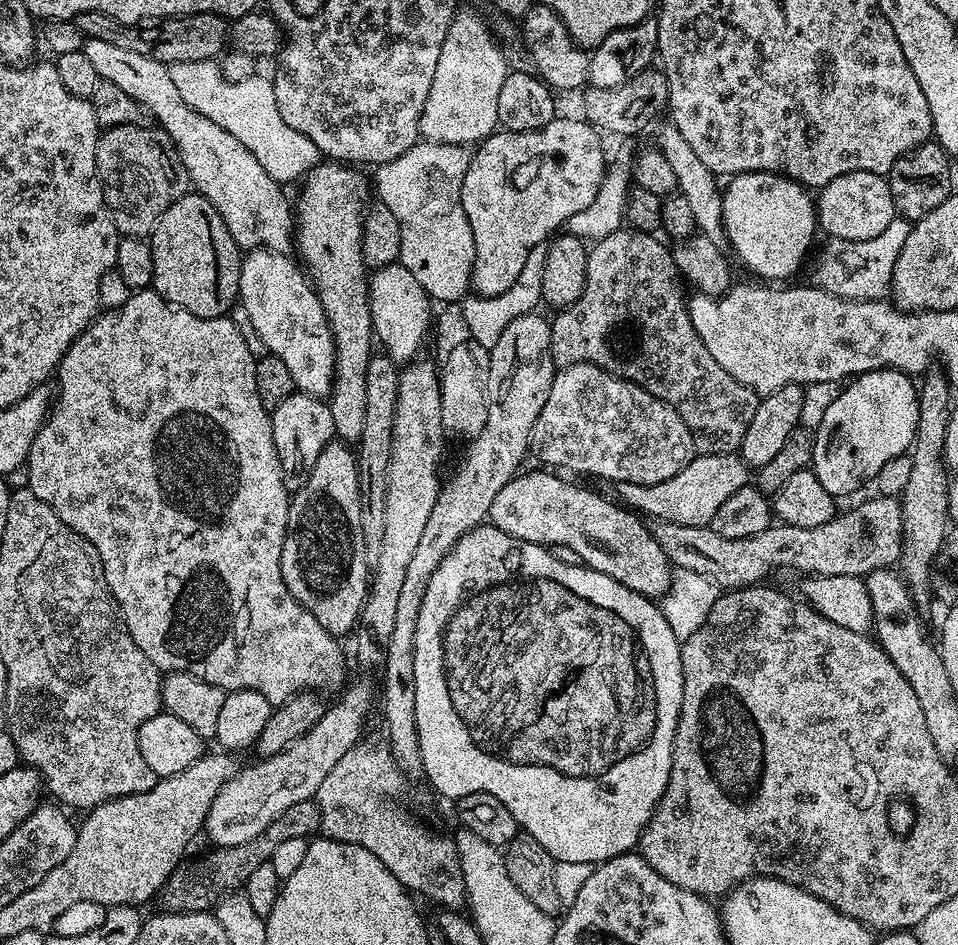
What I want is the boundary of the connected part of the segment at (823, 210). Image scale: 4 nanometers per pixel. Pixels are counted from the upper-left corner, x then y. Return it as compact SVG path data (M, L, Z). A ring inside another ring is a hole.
M879 172L842 174L819 189L815 201L819 231L833 240L873 240L898 216L888 181Z

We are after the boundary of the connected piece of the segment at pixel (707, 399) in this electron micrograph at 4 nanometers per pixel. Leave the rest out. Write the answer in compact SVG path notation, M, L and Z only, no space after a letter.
M621 230L595 241L589 247L586 284L582 294L569 308L559 309L553 315L556 317L550 320L552 360L557 369L575 364L593 364L613 376L632 380L679 414L692 434L692 446L697 453L705 456L735 453L746 434L746 426L750 426L754 418L758 397L751 388L730 378L730 374L726 374L726 370L710 358L710 350L702 346L702 338L698 338L698 330L694 330L694 322L690 322L686 295L676 285L678 276L673 265L652 252L647 240L650 240L647 232Z

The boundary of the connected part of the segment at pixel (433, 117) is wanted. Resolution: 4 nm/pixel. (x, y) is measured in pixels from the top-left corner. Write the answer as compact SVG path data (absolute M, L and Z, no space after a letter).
M459 9L438 56L434 80L420 119L421 135L427 141L467 146L492 135L499 125L499 91L508 73L502 49L494 42L487 21L472 10Z

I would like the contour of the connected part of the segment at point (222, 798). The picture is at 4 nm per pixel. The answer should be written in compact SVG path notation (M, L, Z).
M364 680L351 684L339 693L336 705L333 708L331 705L322 718L318 718L318 722L314 722L314 726L302 734L302 738L270 758L257 759L256 764L249 768L241 767L236 777L226 781L222 790L218 790L214 802L210 802L203 826L203 831L206 836L208 832L215 847L242 846L242 842L258 838L258 834L262 834L270 822L286 814L290 806L313 799L326 774L330 774L330 770L342 762L342 758L355 744L361 743L360 730L372 704L372 688Z

